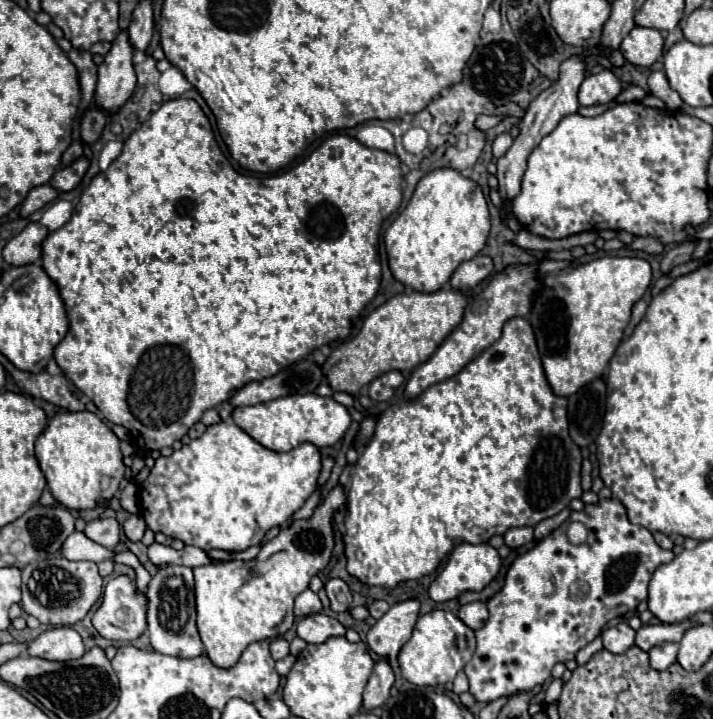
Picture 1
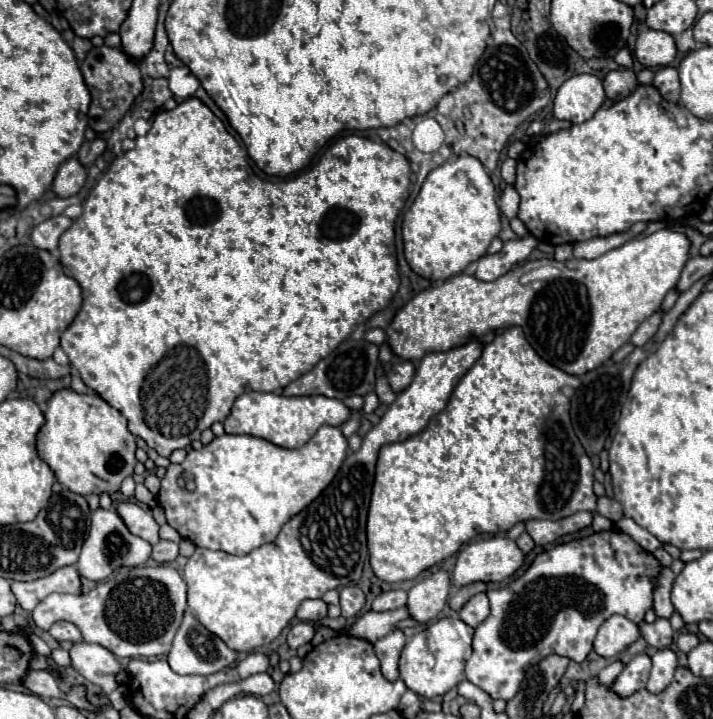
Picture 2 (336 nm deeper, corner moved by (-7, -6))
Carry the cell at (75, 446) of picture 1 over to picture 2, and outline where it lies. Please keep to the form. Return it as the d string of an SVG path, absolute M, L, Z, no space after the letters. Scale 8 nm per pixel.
M59 390L47 402L45 424L37 434L37 452L51 466L59 484L71 492L81 496L119 492L123 478L133 476L135 448L135 436L129 432L125 416L97 394Z

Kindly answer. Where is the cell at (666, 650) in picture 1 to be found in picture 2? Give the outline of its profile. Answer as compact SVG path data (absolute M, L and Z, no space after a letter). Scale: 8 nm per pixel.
M663 648L657 650L651 660L653 660L653 668L647 680L647 690L651 694L659 694L673 680L673 672L677 668L677 654L671 648Z

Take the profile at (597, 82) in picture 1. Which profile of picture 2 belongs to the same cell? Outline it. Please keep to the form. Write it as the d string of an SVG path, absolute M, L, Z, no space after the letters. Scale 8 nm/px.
M579 74L569 78L555 96L553 114L557 120L581 124L589 120L607 100L603 82L593 74Z

